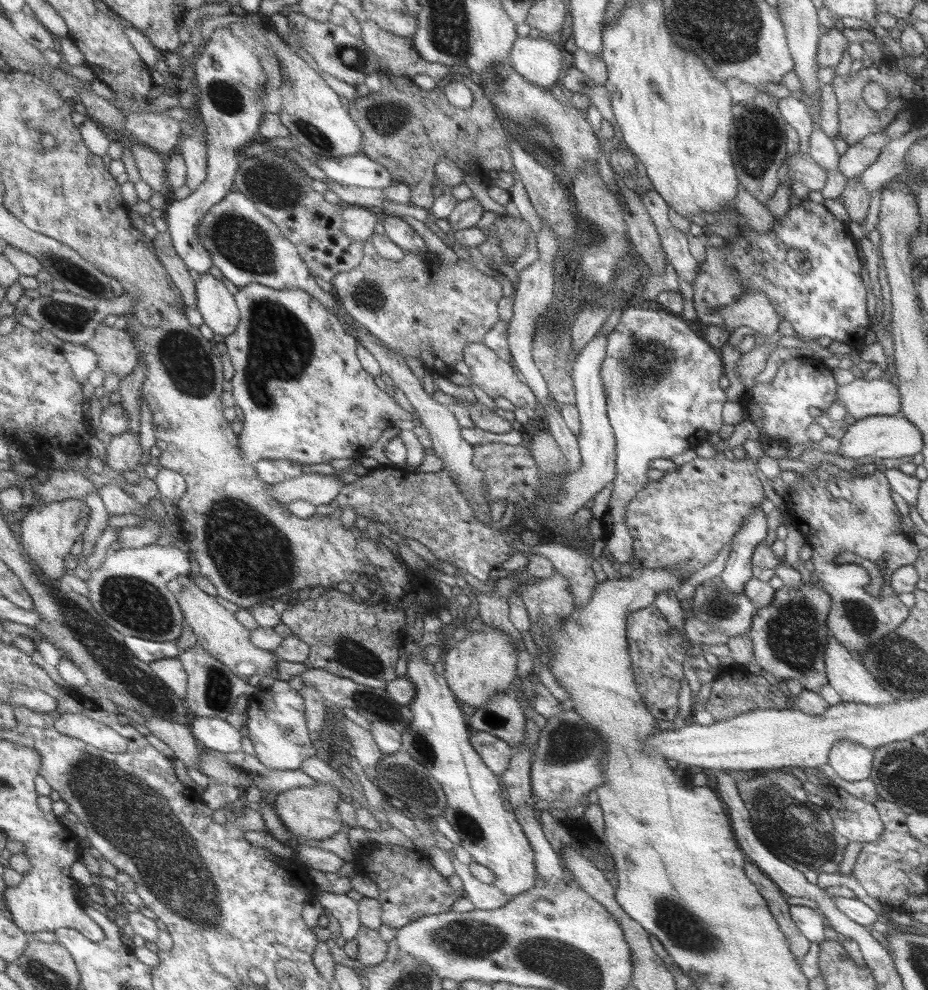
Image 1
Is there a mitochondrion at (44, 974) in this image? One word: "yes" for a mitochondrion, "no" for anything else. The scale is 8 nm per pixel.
yes

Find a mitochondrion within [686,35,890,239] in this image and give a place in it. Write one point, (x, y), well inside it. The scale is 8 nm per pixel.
(758, 138)

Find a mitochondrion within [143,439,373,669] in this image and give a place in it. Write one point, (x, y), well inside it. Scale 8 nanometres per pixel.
(252, 557)

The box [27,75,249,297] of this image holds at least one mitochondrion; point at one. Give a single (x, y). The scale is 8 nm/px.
(223, 95)

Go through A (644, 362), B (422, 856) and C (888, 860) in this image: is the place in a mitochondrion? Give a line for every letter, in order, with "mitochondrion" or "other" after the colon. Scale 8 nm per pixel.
A: mitochondrion
B: other
C: other

